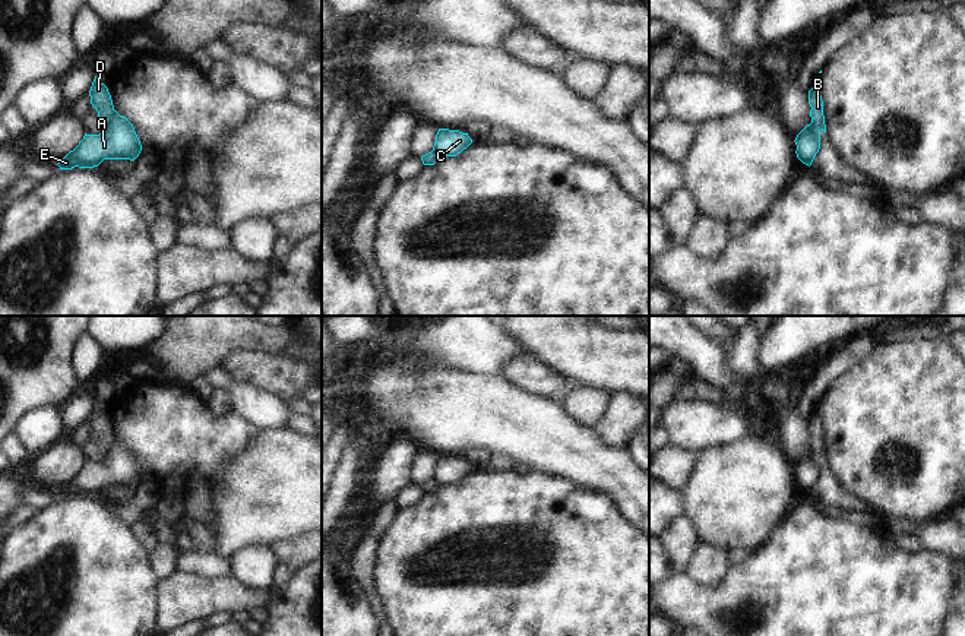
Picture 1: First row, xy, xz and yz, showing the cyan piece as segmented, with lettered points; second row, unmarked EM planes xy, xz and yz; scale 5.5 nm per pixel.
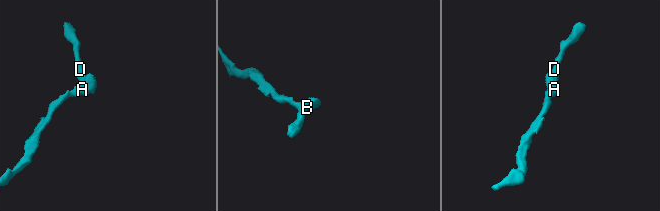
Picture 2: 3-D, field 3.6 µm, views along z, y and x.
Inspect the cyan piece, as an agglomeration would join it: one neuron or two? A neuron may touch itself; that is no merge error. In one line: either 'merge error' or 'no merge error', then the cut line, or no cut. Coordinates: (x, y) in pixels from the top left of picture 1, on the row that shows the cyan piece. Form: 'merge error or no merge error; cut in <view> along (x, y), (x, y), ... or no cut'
merge error; cut in xy along (114, 110), (101, 133)

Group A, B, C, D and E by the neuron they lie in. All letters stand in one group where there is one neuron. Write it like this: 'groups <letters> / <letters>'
groups A C E / B D

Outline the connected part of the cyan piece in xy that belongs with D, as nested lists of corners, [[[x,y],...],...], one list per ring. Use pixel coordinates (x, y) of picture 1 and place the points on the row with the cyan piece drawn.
[[[96,76],[92,82],[89,96],[92,107],[98,111],[98,118],[104,130],[114,114],[114,105],[108,88]]]

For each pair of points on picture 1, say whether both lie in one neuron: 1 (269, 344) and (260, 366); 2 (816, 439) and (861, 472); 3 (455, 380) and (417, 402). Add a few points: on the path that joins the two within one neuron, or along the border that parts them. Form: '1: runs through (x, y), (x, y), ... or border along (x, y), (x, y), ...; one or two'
1: border along (233, 351), (266, 351), (300, 360); two
2: border along (816, 411), (820, 420), (825, 461), (835, 477); two
3: runs through (446, 389), (433, 402), (426, 402); one

